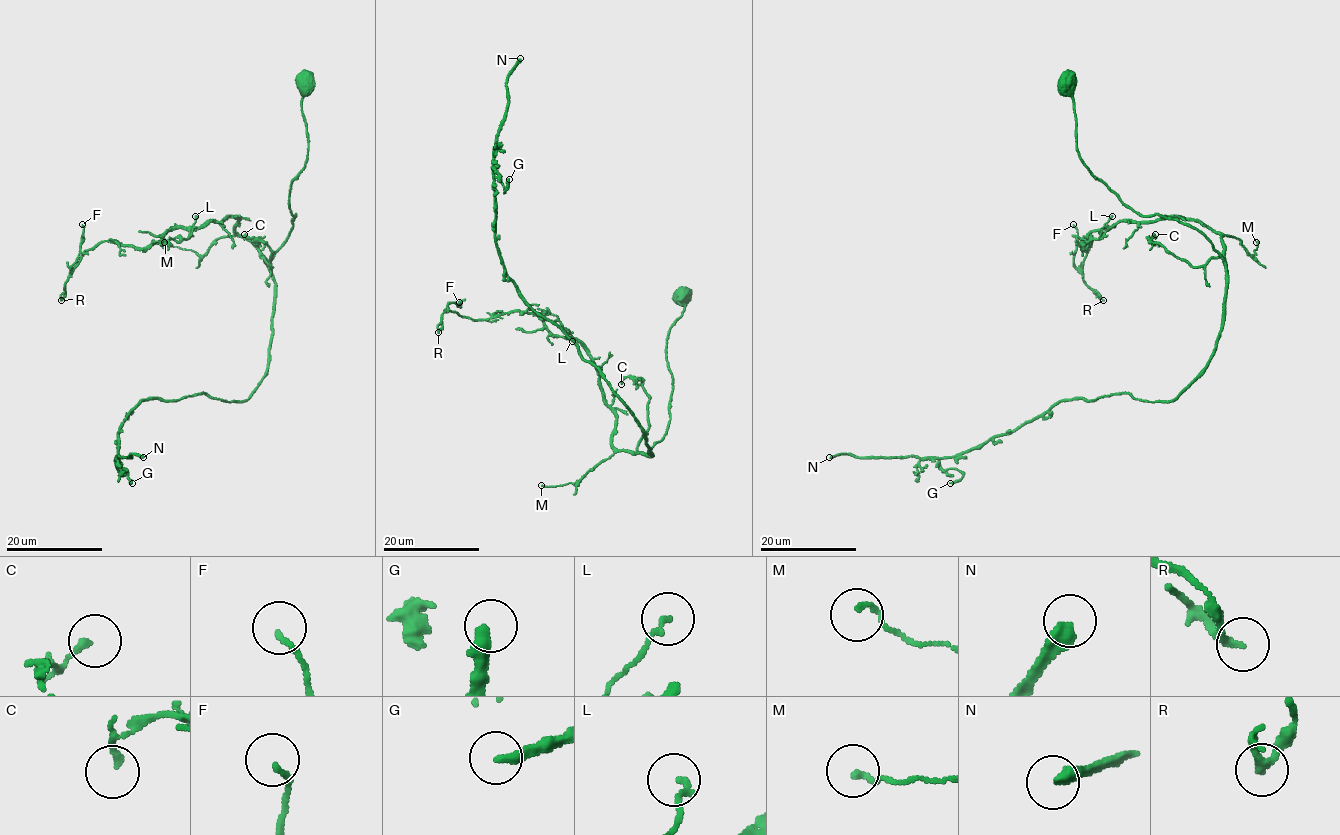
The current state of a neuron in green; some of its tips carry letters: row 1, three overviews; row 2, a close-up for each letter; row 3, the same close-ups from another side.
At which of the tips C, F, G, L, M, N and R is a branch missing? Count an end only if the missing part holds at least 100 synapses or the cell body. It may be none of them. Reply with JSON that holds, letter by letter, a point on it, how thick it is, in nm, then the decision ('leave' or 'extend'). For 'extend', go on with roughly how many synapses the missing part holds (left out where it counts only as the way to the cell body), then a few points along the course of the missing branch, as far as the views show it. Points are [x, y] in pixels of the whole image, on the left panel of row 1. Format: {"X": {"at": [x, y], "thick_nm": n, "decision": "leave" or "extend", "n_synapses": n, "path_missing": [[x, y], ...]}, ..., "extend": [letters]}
{"C": {"at": [244, 234], "thick_nm": 180, "decision": "leave"}, "F": {"at": [82, 224], "thick_nm": 150, "decision": "leave"}, "G": {"at": [132, 483], "thick_nm": 320, "decision": "leave"}, "L": {"at": [195, 216], "thick_nm": 140, "decision": "leave"}, "M": {"at": [164, 242], "thick_nm": 150, "decision": "leave"}, "N": {"at": [143, 457], "thick_nm": 400, "decision": "extend", "n_synapses": 450, "path_missing": [[143, 457], [179, 517], [220, 473], [203, 397], [243, 281], [245, 194], [204, 141], [201, 82], [273, 86]]}, "R": {"at": [61, 300], "thick_nm": 160, "decision": "leave"}, "extend": ["N"]}

